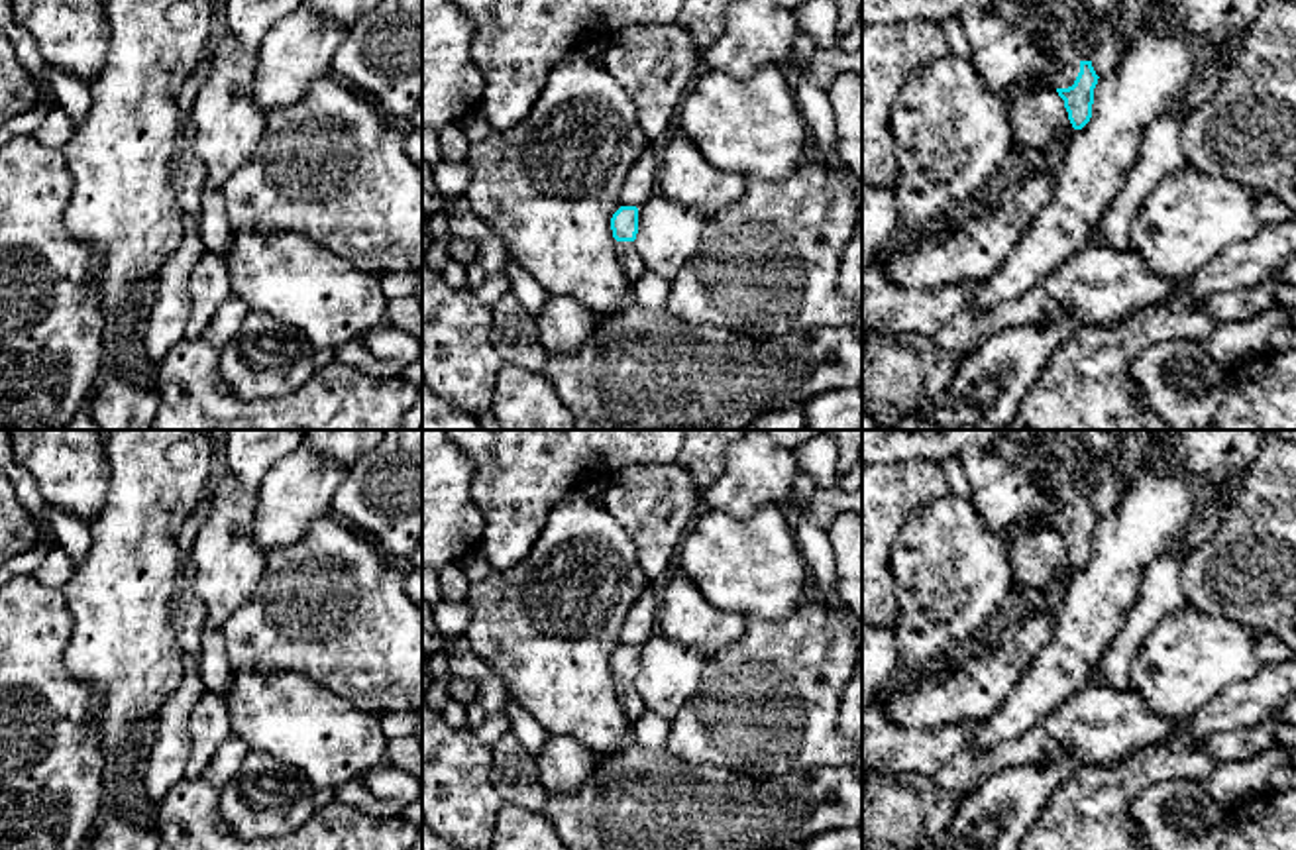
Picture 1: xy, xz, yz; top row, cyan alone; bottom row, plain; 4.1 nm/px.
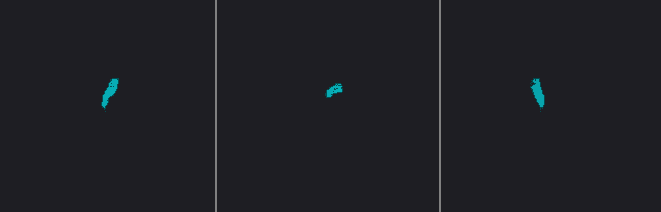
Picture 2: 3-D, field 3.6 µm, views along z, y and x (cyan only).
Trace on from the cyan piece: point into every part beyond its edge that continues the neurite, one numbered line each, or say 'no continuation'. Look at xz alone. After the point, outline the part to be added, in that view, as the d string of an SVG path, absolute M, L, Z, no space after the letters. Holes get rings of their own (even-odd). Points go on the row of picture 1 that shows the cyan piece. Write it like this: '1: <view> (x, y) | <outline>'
1: xz (631, 260) | M617 241L617 251L619 251L619 257L622 261L626 275L636 281L646 271L646 265L636 253L634 243Z

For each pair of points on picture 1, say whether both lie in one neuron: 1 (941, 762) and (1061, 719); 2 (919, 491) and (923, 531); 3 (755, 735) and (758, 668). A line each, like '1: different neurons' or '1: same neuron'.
1: same neuron
2: different neurons
3: same neuron

